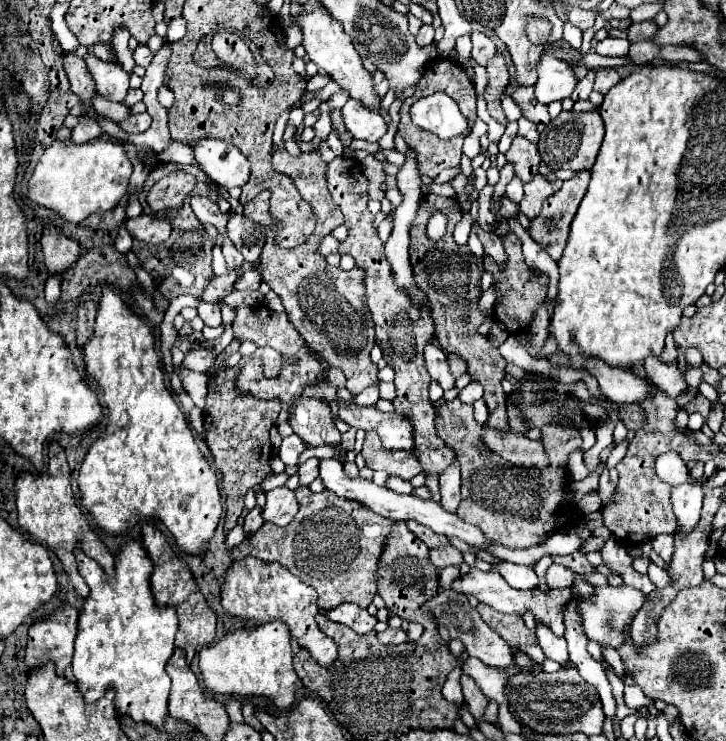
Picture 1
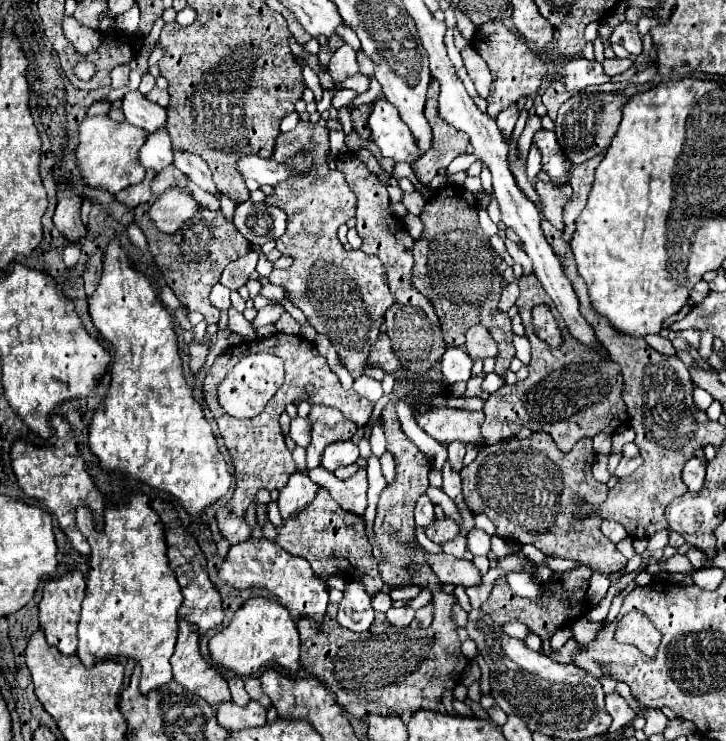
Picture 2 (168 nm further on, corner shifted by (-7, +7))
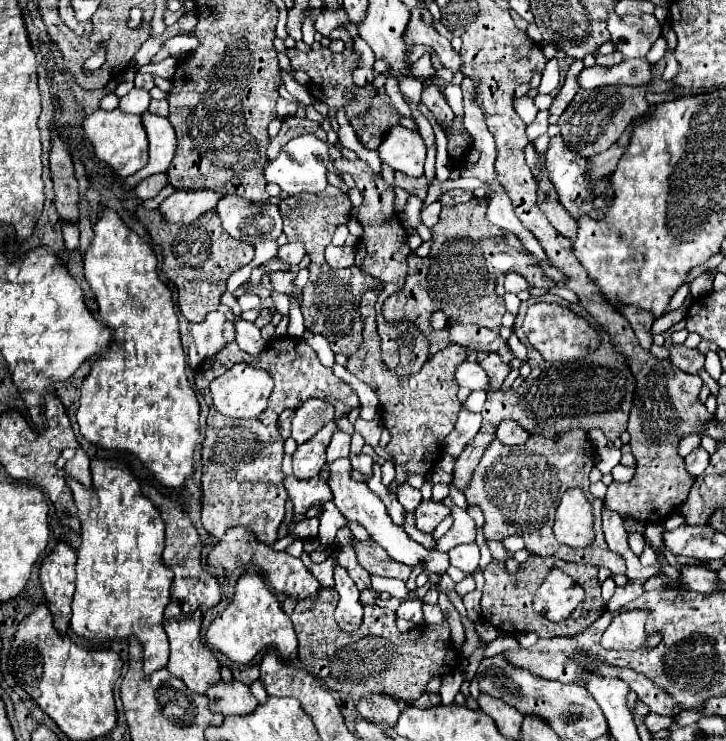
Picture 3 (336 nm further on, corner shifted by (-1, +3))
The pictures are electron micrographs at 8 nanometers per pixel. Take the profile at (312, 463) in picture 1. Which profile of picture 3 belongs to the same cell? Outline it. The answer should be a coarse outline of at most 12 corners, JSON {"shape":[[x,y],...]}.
{"shape":[[336,430],[328,446],[328,462],[350,454],[350,434]]}

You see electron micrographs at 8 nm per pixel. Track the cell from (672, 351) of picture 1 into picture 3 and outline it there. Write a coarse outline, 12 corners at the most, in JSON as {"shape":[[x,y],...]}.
{"shape":[[683,306],[654,321],[651,330],[654,335],[664,332],[684,319]]}

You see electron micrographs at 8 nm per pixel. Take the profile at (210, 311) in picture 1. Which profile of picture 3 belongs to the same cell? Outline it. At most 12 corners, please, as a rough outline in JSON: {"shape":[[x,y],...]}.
{"shape":[[234,322],[236,342],[250,356],[260,356],[266,342],[252,322]]}

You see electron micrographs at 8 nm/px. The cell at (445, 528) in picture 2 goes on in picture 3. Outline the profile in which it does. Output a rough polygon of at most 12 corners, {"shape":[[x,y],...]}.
{"shape":[[422,500],[416,508],[418,530],[432,534],[450,514],[438,500]]}

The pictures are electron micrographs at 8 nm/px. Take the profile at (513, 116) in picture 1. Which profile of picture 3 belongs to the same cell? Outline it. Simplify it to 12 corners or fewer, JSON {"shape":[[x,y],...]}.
{"shape":[[538,112],[526,136],[534,142],[548,130],[548,112]]}

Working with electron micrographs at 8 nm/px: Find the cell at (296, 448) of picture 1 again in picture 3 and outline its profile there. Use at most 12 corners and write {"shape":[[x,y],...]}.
{"shape":[[308,398],[292,416],[292,438],[302,444],[328,422],[334,406]]}

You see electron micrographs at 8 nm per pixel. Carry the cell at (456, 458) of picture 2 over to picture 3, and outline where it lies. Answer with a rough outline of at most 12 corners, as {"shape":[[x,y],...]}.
{"shape":[[460,410],[454,430],[444,440],[450,456],[464,446],[480,430],[482,414]]}

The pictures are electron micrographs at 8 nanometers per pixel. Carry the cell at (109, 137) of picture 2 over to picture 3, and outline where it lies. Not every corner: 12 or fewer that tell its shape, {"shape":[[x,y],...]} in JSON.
{"shape":[[96,110],[96,156],[128,178],[148,162],[142,114]]}

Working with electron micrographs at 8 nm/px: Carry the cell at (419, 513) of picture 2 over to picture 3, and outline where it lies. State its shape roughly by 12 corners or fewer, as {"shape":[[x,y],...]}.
{"shape":[[408,482],[396,488],[398,502],[414,512],[422,500],[420,490]]}

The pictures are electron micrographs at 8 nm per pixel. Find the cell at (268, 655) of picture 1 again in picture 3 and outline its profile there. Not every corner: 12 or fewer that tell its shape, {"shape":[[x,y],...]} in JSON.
{"shape":[[246,568],[206,642],[236,664],[298,648],[290,618]]}

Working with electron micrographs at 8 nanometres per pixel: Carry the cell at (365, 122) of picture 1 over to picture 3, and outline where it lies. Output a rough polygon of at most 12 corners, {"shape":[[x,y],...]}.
{"shape":[[394,126],[380,160],[406,176],[424,174],[426,144],[418,130]]}

